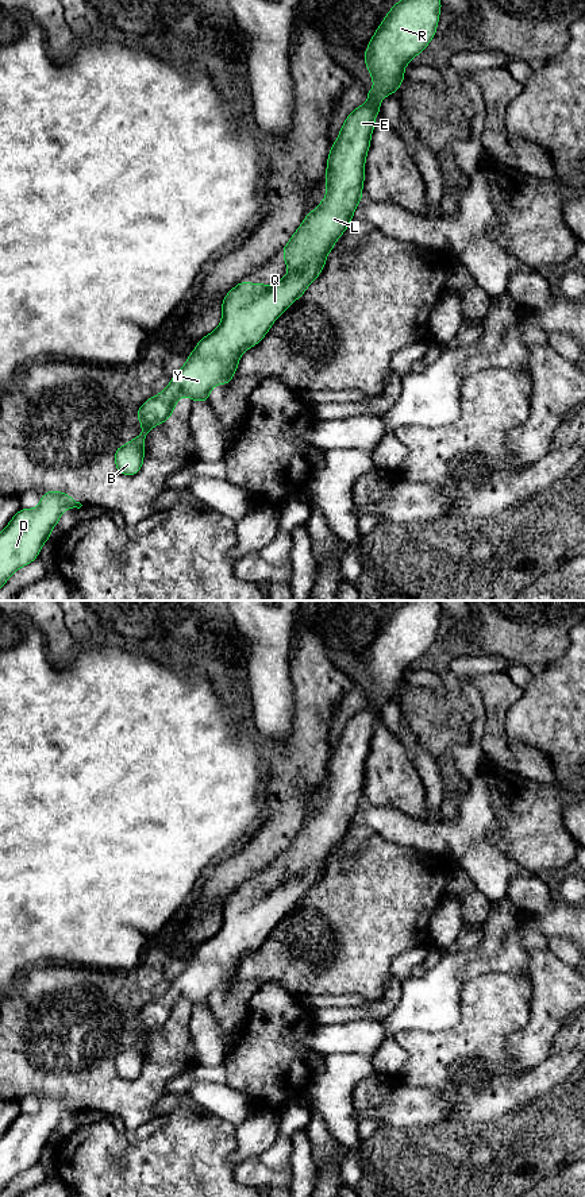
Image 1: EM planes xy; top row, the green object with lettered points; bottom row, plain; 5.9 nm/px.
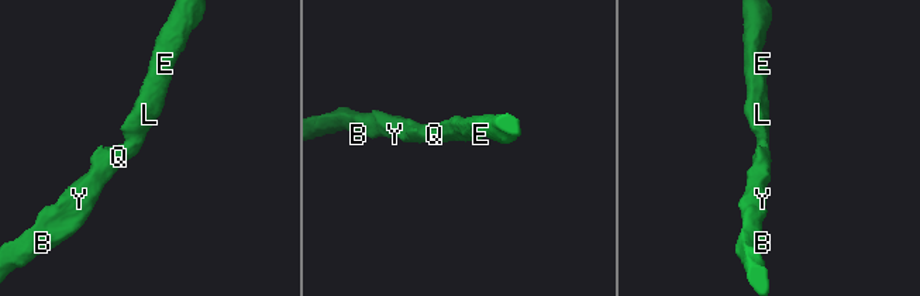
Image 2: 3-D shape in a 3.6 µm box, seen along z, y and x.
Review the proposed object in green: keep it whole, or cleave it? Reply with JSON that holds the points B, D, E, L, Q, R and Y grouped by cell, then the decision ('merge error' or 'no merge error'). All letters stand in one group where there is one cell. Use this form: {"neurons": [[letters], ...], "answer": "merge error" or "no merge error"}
{"neurons": [["B", "D", "E", "L", "Q", "R", "Y"]], "answer": "no merge error"}

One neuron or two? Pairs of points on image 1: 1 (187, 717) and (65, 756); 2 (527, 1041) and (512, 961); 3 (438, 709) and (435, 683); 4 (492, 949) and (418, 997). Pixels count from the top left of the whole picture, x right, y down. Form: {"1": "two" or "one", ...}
{"1": "one", "2": "two", "3": "two", "4": "one"}

